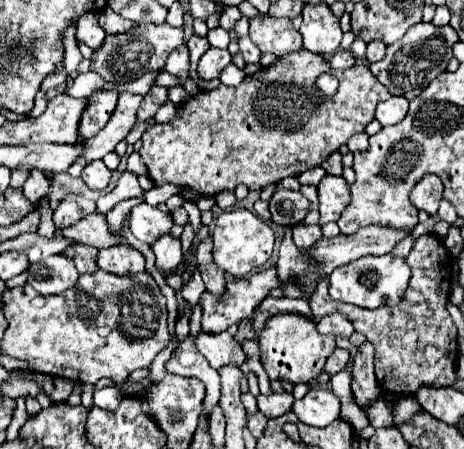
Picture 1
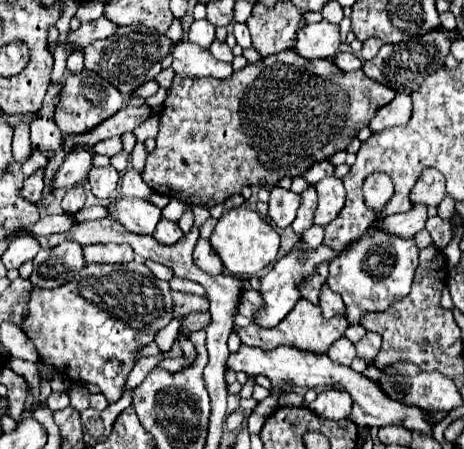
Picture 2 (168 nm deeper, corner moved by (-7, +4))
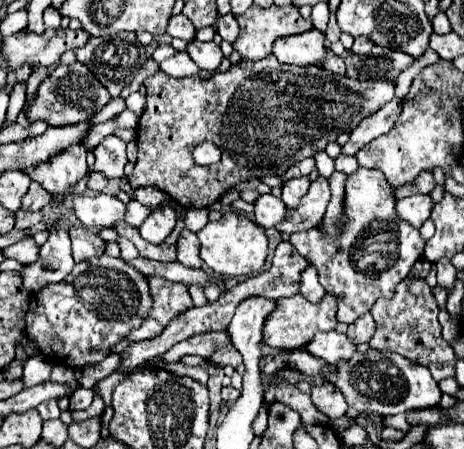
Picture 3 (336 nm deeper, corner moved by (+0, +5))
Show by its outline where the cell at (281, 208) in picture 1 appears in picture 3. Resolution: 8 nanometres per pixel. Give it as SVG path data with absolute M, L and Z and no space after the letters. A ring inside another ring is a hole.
M261 194L257 200L255 200L255 222L263 228L273 228L275 224L279 224L283 218L285 218L285 204L275 198L273 194Z

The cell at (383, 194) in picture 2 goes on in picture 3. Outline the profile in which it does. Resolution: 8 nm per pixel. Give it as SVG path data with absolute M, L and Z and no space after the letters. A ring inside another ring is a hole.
M359 168L355 174L351 174L345 182L345 216L341 216L341 234L329 236L323 232L321 226L311 228L307 232L295 232L289 236L289 244L303 254L319 272L321 286L337 296L337 320L351 324L357 316L371 310L377 298L391 298L395 294L395 286L407 278L413 264L423 256L425 240L421 238L419 230L411 224L405 224L397 212L395 212L395 196L393 188L387 184L383 172L379 170L367 170Z

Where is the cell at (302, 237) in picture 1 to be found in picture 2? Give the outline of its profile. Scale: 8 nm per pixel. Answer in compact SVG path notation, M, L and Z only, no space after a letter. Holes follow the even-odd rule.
M308 187L304 193L302 193L302 203L300 203L300 209L298 209L298 215L292 223L292 229L302 235L306 229L312 227L312 217L314 217L314 211L316 211L316 189L314 187Z

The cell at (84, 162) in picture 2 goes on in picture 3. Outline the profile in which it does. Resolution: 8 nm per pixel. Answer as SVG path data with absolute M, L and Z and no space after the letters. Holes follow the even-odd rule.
M33 182L33 184L29 186L29 192L25 194L25 198L23 198L23 202L21 202L21 208L35 212L35 210L41 210L41 208L43 208L45 204L49 204L49 202L51 202L51 194L49 194L47 190L43 190L37 182Z

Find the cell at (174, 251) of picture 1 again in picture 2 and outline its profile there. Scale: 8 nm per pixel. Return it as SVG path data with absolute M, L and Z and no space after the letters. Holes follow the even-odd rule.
M162 219L154 231L154 239L160 241L162 245L174 245L180 237L184 237L184 231L178 229L178 223Z

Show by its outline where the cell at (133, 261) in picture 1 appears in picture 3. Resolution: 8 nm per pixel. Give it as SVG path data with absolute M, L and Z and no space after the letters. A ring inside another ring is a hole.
M71 226L69 236L73 242L73 260L81 262L103 254L103 240L93 230L83 226Z

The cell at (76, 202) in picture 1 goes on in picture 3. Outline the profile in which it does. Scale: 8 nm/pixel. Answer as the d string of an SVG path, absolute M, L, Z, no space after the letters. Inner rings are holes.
M73 144L65 148L65 152L59 152L55 158L49 158L49 162L25 170L25 174L29 174L31 180L39 182L47 192L61 194L87 176L89 168L85 156L87 156L85 146Z

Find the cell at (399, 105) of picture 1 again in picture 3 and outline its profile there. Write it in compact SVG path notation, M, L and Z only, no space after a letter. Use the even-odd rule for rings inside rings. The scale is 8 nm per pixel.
M393 98L389 104L385 104L381 110L377 110L373 116L367 116L367 120L361 122L351 132L351 138L341 148L341 154L355 156L359 148L363 148L371 140L379 138L381 134L387 134L395 126L395 120L399 118L399 114L401 114L401 100L399 98Z

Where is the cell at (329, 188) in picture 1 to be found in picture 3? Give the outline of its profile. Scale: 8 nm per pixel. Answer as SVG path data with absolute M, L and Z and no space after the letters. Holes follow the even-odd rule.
M319 176L315 182L311 182L311 188L301 198L301 204L293 210L287 210L285 222L277 224L275 230L281 234L293 234L299 230L315 228L323 220L329 200L331 200L329 182L323 176Z

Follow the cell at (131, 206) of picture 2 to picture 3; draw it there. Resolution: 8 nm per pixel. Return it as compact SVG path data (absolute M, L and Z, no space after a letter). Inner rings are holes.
M73 196L75 216L89 228L107 228L113 222L125 218L125 204L115 196Z

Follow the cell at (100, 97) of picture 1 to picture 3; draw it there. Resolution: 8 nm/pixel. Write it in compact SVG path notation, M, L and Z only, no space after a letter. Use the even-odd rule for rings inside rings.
M75 62L71 66L59 64L55 70L47 74L47 78L39 84L37 96L27 106L25 116L29 122L35 120L47 120L49 126L67 126L67 124L79 124L87 122L93 114L97 114L107 102L111 100L109 92L103 88L103 84L85 68L81 62Z

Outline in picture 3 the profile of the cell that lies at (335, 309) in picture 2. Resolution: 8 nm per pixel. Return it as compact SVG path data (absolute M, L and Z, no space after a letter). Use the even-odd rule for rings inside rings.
M313 266L305 268L301 272L301 284L299 284L299 294L305 296L309 302L319 302L325 294L323 286L319 284L319 278L317 278L317 270Z

